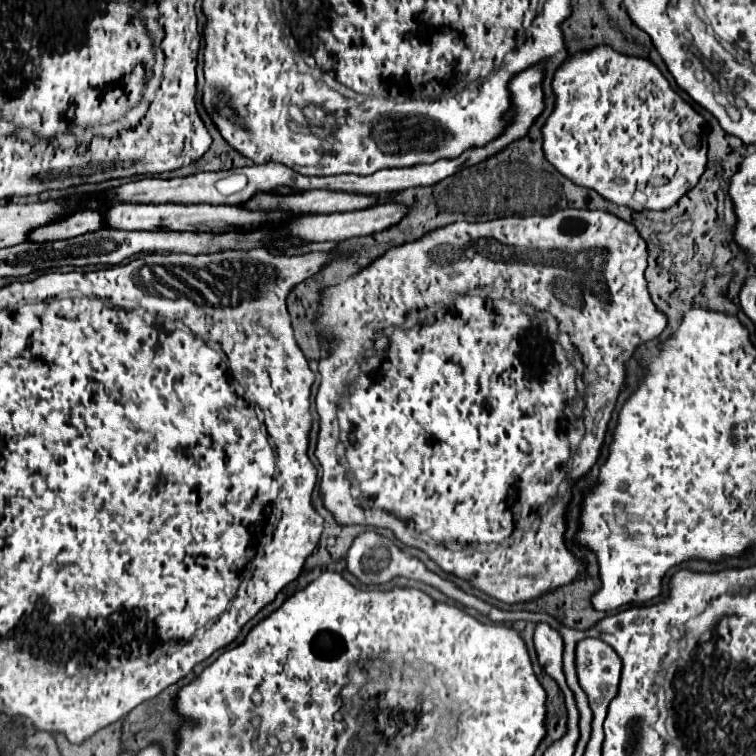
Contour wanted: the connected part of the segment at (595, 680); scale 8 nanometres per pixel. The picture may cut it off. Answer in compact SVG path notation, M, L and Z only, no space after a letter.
M585 638L577 644L577 676L579 684L589 696L589 706L593 710L593 732L591 742L587 744L587 752L601 752L601 738L603 738L603 720L607 716L609 702L617 696L619 678L621 678L621 658L615 654L615 650L597 638Z

